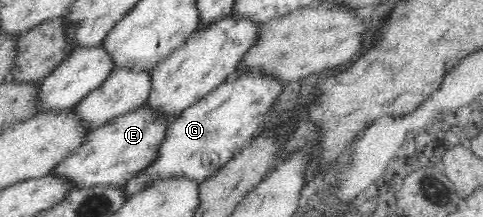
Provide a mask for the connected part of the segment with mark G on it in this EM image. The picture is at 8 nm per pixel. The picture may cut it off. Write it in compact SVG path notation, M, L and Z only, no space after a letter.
M243 75L219 84L196 104L170 120L151 163L120 186L124 199L138 195L160 180L204 182L251 142L274 100L285 93L284 84L265 76Z

